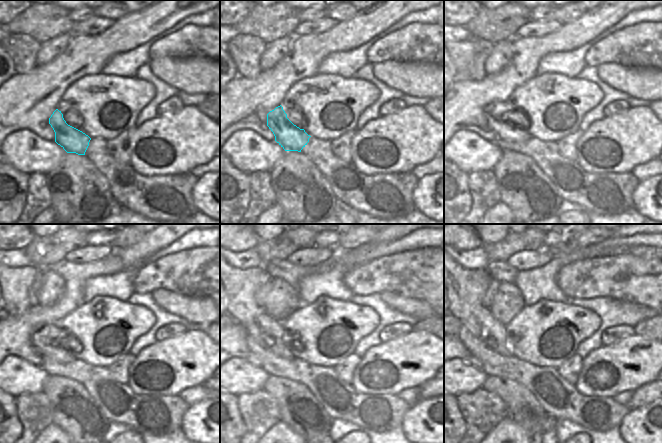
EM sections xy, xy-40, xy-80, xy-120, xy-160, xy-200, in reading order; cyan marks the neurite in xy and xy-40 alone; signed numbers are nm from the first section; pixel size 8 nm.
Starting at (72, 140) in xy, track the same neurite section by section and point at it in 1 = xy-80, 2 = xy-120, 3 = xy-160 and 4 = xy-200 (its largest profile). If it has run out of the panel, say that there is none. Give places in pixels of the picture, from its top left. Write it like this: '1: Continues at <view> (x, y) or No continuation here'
1: Continues at xy-80 (499, 119)
2: Continues at xy-120 (45, 338)
3: Continues at xy-160 (240, 285)
4: Continues at xy-200 (465, 288).

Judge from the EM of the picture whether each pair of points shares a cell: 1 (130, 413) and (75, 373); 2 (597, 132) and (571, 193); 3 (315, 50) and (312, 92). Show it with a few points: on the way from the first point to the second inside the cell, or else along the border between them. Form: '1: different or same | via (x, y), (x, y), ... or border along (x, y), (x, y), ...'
1: same | via (114, 414), (110, 410), (110, 401), (91, 382)
2: different | border along (576, 161), (588, 172), (605, 173)
3: different | border along (316, 72), (311, 76), (298, 80), (292, 85)

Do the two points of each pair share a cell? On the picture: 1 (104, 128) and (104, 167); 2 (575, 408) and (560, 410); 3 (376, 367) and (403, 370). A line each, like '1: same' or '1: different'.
1: different
2: same
3: same

